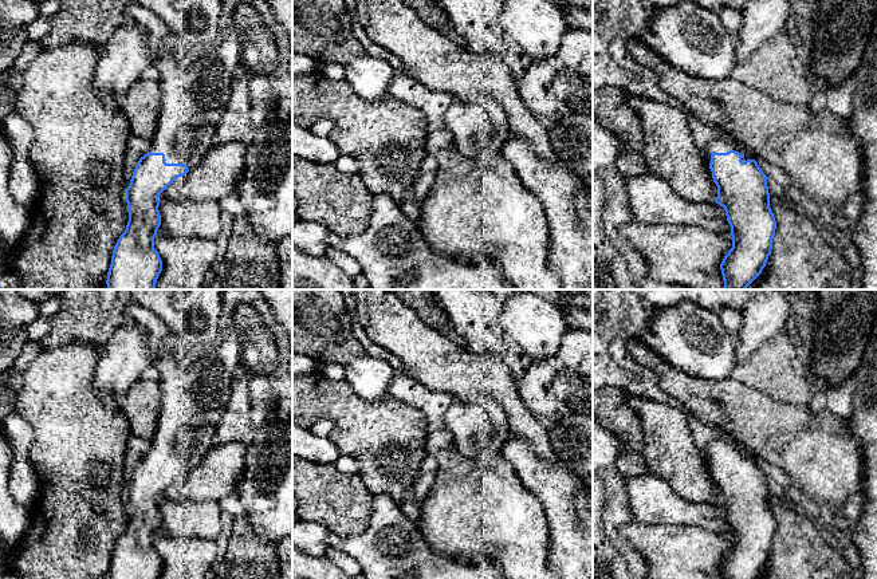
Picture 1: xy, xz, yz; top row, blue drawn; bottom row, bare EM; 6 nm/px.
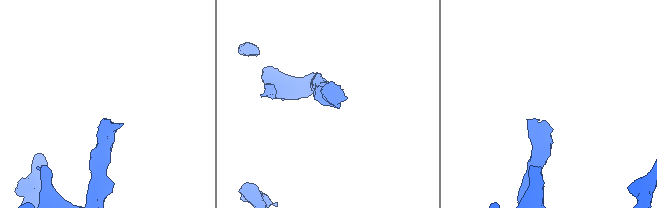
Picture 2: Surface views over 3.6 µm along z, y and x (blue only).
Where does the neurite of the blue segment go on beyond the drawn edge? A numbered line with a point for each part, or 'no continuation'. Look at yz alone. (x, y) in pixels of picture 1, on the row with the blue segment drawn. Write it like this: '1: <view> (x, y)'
1: yz (724, 142)

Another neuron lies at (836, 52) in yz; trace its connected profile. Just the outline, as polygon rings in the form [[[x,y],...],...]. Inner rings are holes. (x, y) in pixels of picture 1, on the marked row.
[[[819,0],[819,9],[813,21],[813,74],[826,80],[830,88],[837,88],[847,80],[861,63],[876,19],[877,0]]]

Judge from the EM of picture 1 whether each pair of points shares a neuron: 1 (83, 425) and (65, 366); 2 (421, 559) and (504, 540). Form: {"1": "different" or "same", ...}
{"1": "same", "2": "different"}

